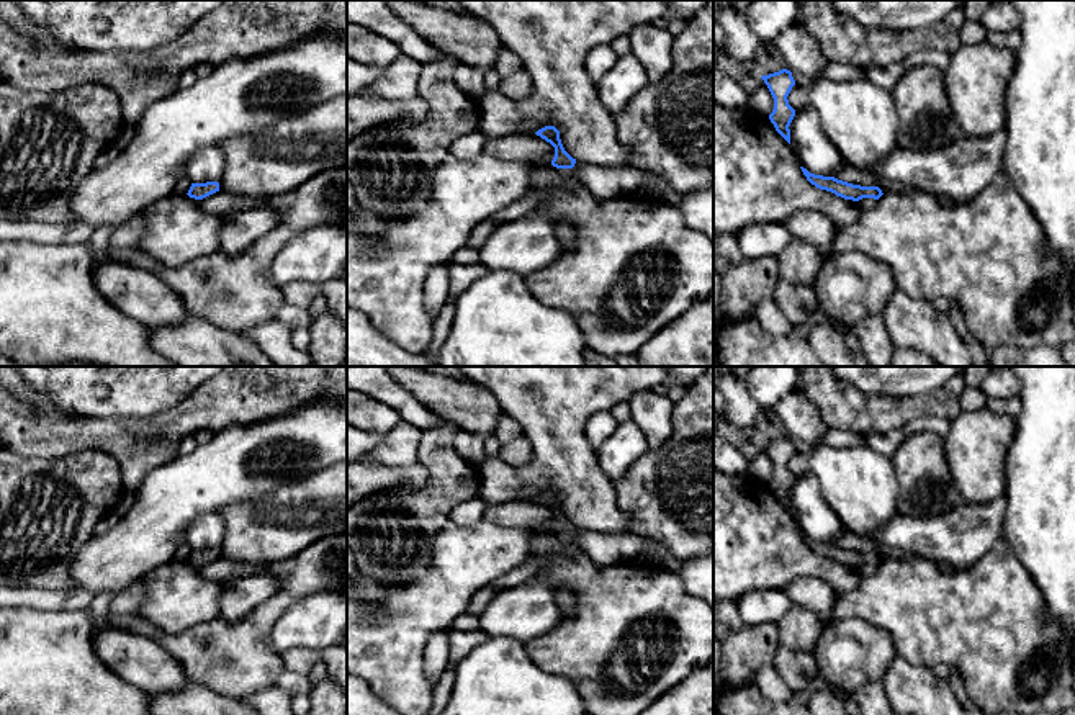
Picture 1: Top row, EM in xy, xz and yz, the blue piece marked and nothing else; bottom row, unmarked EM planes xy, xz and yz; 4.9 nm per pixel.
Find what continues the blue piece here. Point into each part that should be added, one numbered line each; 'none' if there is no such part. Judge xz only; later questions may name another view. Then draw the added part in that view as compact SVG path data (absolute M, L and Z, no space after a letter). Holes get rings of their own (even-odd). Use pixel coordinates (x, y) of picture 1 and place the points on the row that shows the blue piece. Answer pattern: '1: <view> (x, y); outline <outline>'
1: xz (571, 179); outline M561 169L561 173L564 177L566 187L574 188L582 185L579 175L573 169Z

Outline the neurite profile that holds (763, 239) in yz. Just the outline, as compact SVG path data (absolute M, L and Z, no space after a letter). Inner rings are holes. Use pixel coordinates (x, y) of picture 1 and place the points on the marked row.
M756 223L736 232L743 259L777 257L792 237L785 223Z

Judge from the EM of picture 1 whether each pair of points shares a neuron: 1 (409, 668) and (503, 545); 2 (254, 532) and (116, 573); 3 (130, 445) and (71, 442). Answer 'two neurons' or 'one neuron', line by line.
1: one neuron
2: two neurons
3: one neuron

